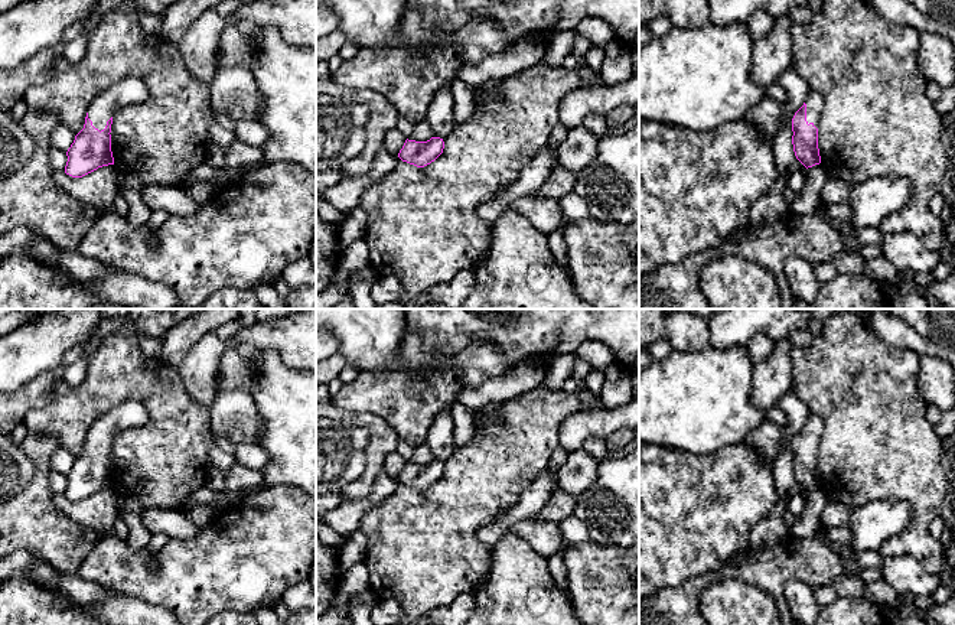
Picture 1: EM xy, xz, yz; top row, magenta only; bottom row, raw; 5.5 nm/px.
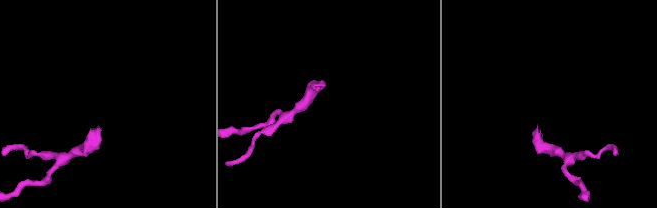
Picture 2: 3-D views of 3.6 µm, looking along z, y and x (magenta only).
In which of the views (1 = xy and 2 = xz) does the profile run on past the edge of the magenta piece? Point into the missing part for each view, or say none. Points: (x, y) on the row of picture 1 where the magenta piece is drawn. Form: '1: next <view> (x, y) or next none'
1: next xy (130, 90)
2: next none

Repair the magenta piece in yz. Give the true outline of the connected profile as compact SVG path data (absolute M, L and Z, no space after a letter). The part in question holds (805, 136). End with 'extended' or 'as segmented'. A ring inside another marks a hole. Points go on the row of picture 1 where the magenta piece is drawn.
M809 89L804 105L792 118L792 144L796 159L808 169L821 163L818 149L818 123L824 110L824 97Z; extended

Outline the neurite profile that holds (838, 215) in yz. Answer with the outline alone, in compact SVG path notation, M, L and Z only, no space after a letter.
M848 202L821 205L817 214L831 227L834 227L842 237L844 250L860 253L861 247L857 241L857 225L851 219L851 209Z

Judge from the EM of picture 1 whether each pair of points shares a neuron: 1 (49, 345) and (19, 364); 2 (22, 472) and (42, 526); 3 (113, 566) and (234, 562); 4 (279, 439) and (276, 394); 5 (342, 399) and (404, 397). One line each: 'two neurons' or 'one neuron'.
1: one neuron
2: two neurons
3: one neuron
4: one neuron
5: one neuron

